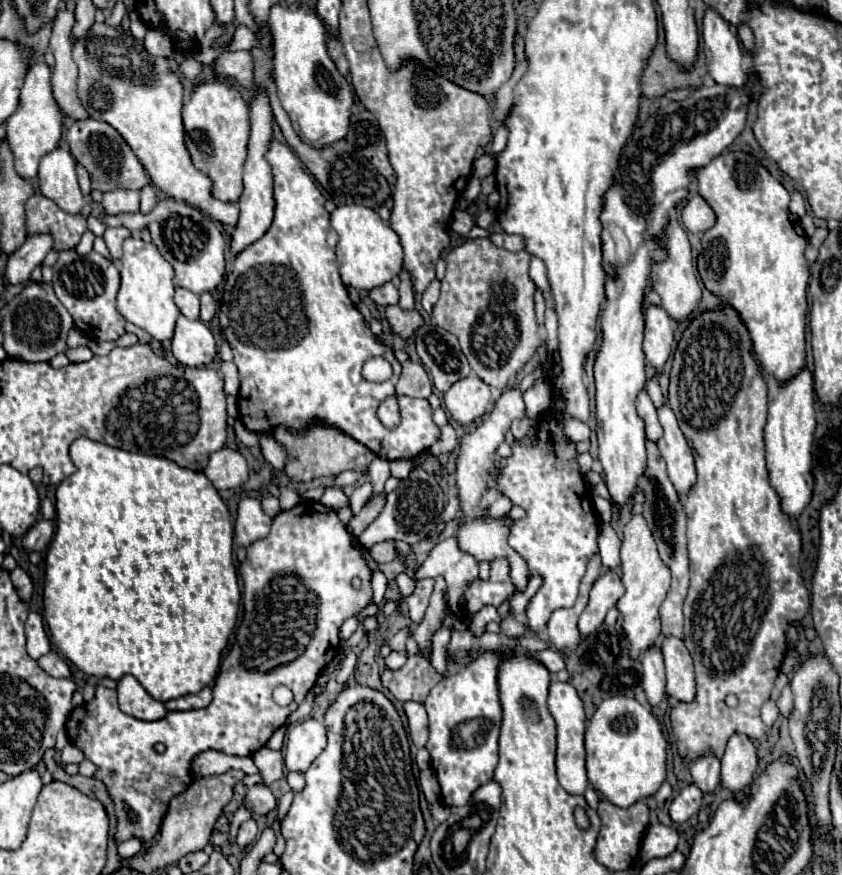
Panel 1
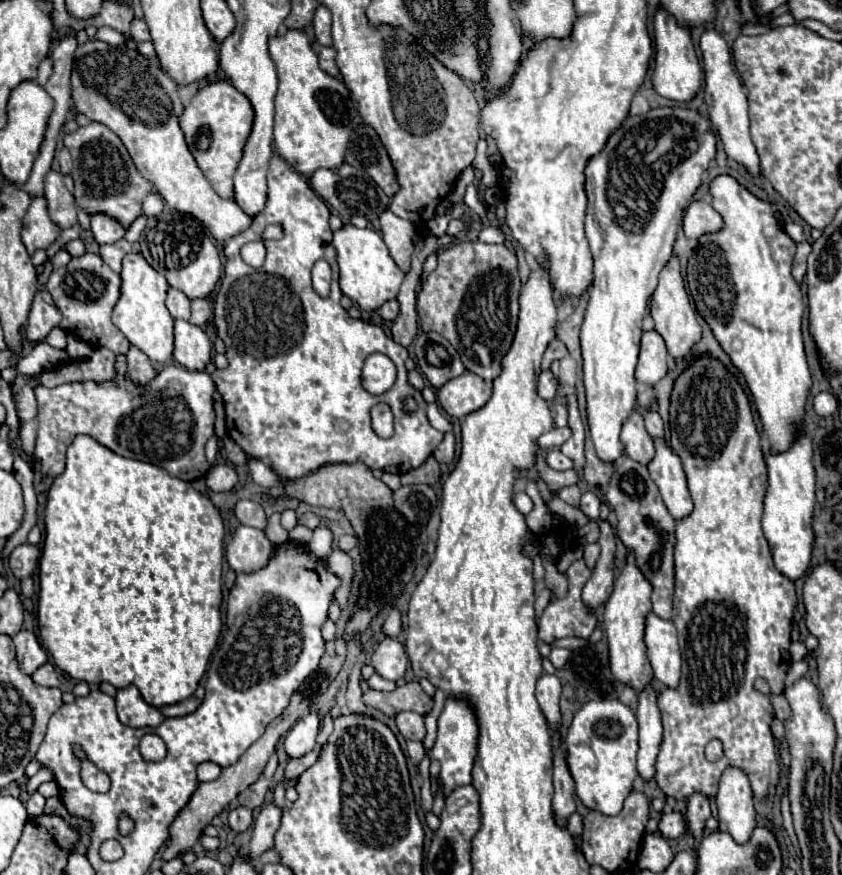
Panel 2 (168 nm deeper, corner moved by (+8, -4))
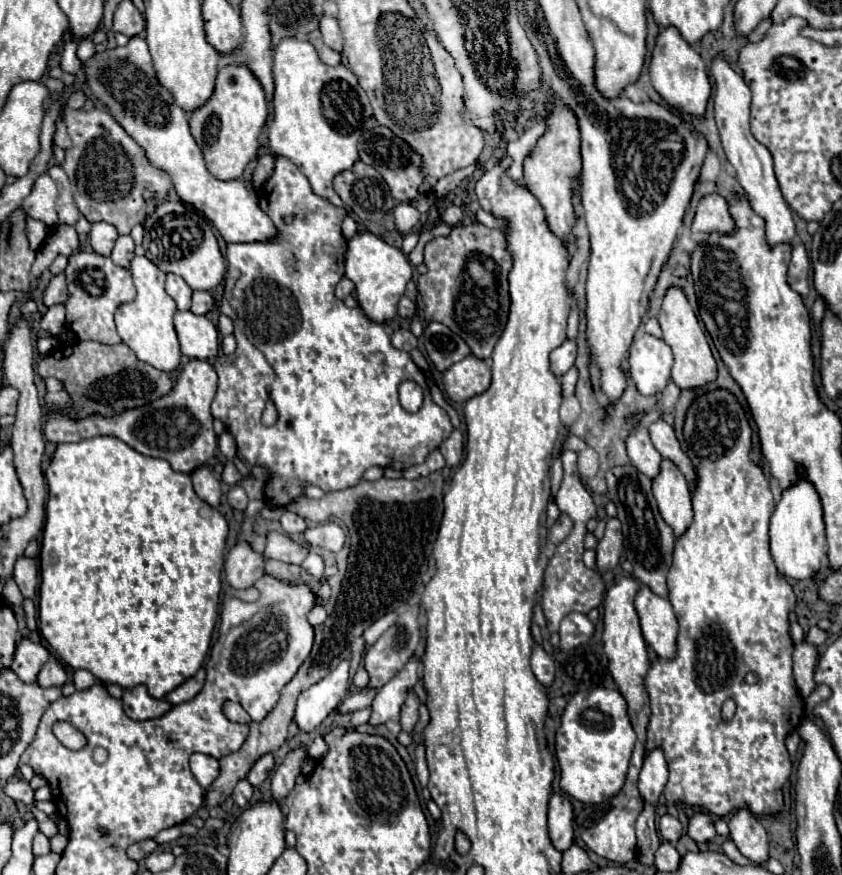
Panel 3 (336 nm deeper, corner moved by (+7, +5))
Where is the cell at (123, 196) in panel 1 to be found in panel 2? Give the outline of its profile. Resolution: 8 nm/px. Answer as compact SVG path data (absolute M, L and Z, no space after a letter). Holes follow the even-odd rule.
M96 212L92 214L92 232L98 244L114 244L120 238L124 238L126 228L116 218Z

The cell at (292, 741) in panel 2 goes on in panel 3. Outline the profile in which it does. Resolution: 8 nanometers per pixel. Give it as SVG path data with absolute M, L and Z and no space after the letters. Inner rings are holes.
M341 661L325 679L305 689L297 699L295 721L301 731L313 731L349 693L349 661Z

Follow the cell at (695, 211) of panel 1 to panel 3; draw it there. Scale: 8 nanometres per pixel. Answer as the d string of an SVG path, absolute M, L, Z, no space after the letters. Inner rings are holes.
M717 193L703 197L697 207L691 231L693 233L715 233L717 231L717 233L727 235L733 229L735 229L735 221L729 213L727 201Z

